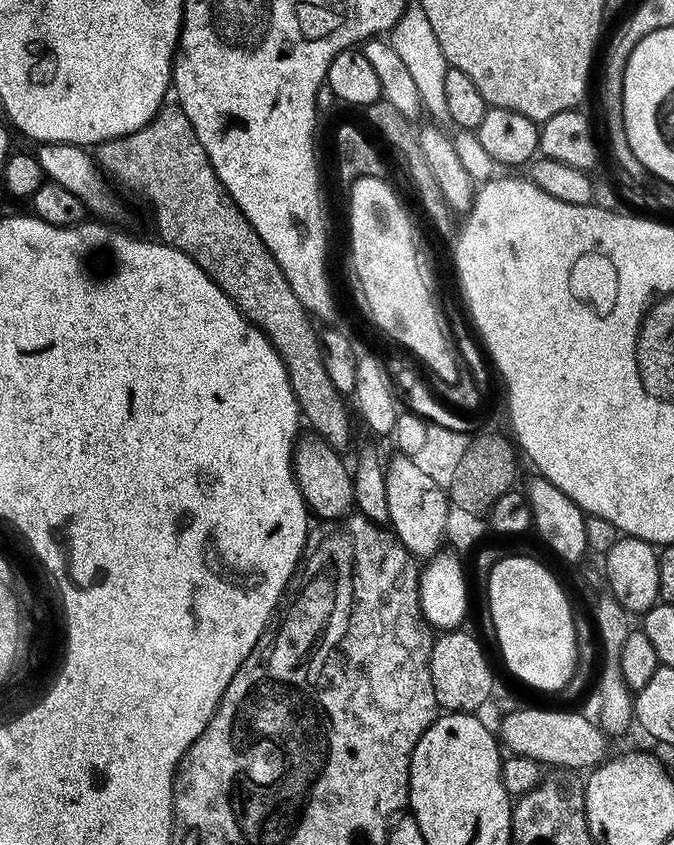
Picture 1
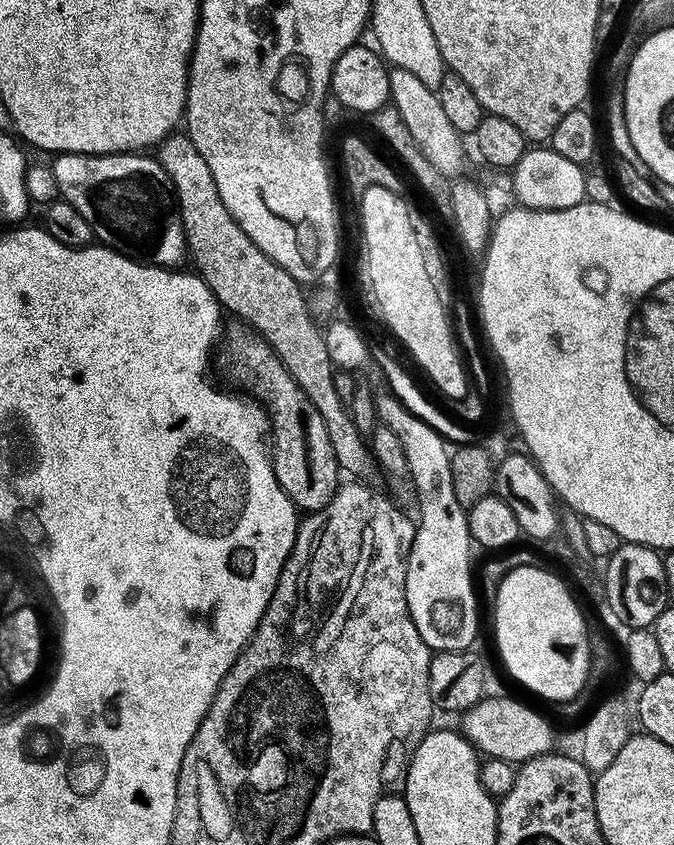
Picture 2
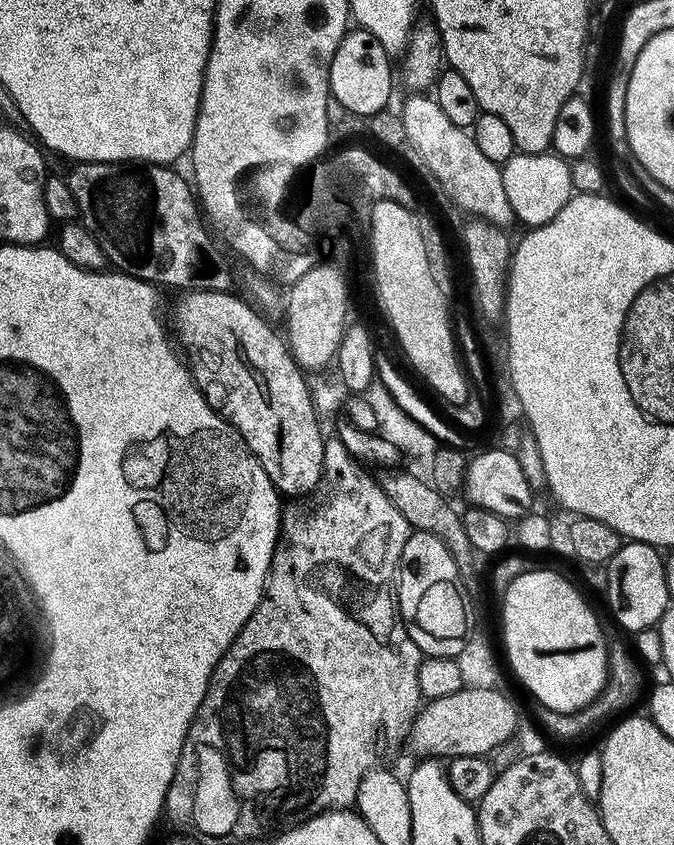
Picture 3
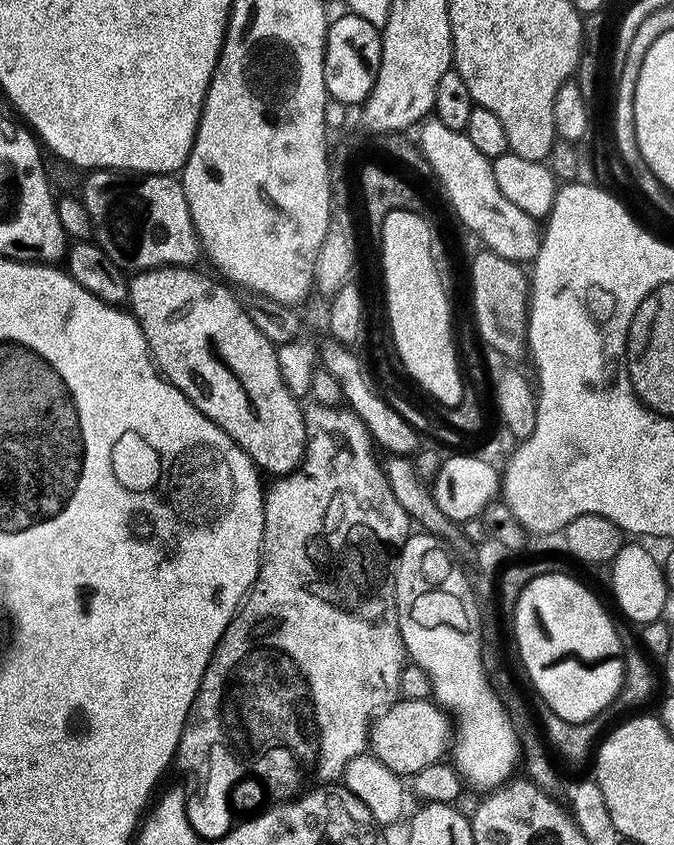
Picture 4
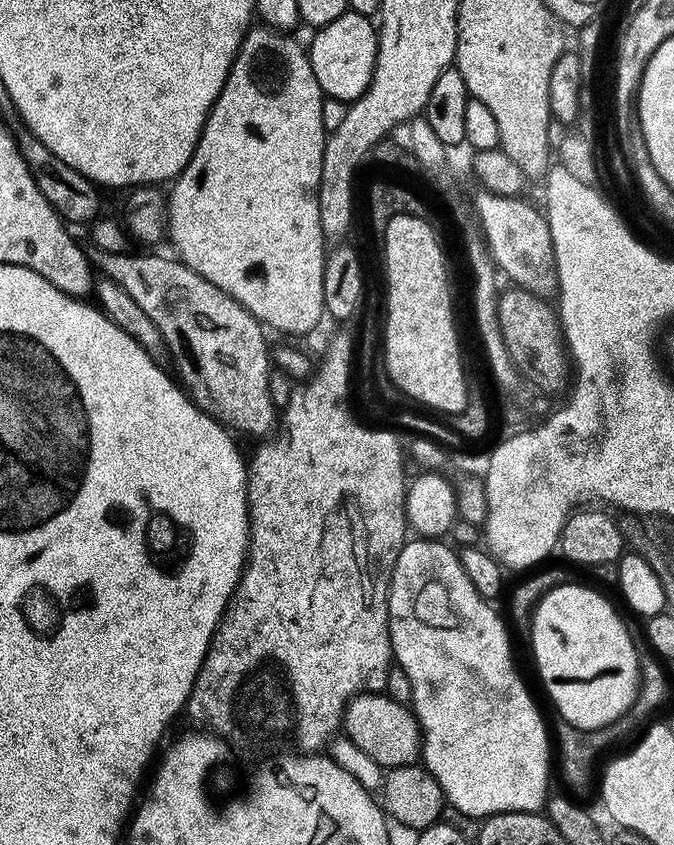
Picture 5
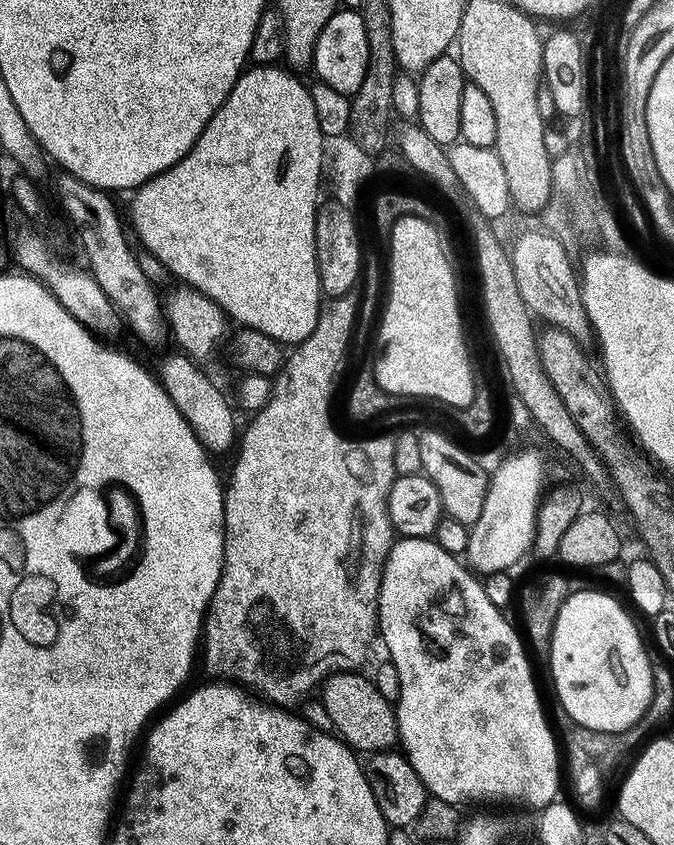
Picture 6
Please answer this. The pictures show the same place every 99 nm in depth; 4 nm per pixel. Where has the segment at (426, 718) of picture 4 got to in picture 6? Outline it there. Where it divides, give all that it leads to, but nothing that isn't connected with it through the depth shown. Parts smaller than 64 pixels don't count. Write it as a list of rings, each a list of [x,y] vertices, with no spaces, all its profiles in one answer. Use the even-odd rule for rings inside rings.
[[[359,671],[339,673],[319,689],[318,697],[324,703],[323,715],[330,718],[335,735],[357,753],[371,754],[395,749],[400,735],[393,701],[380,693],[374,681],[360,675],[364,674]]]

